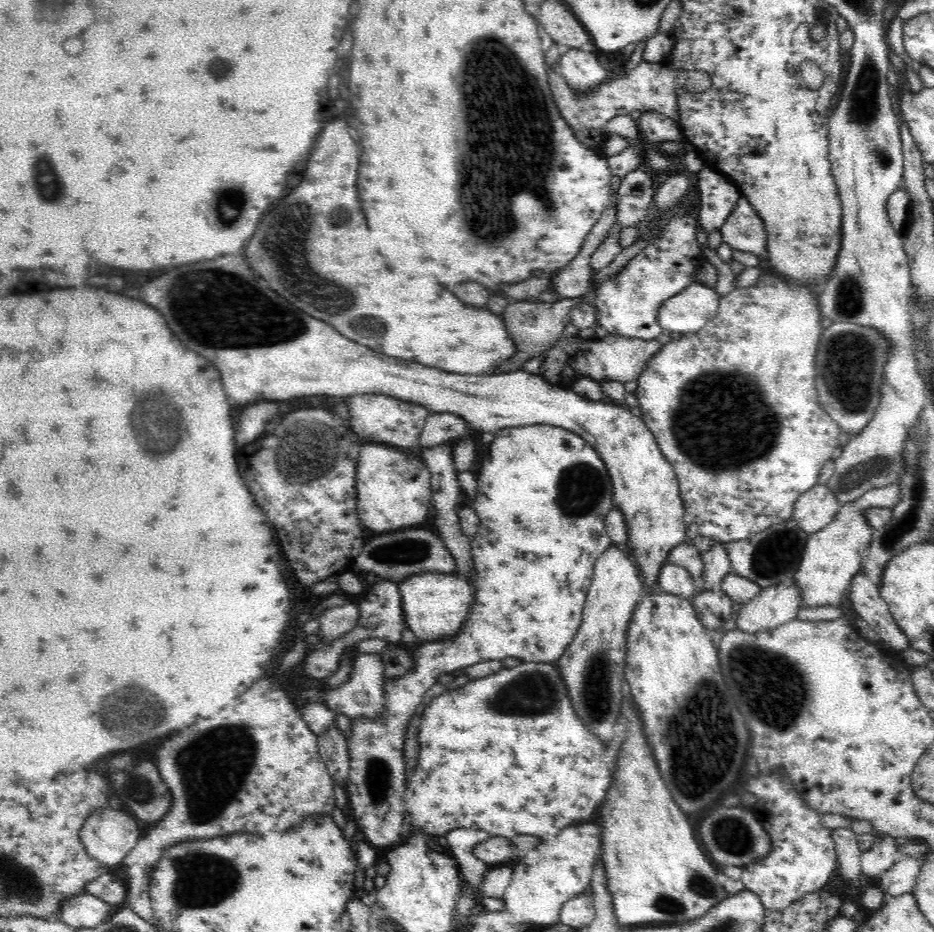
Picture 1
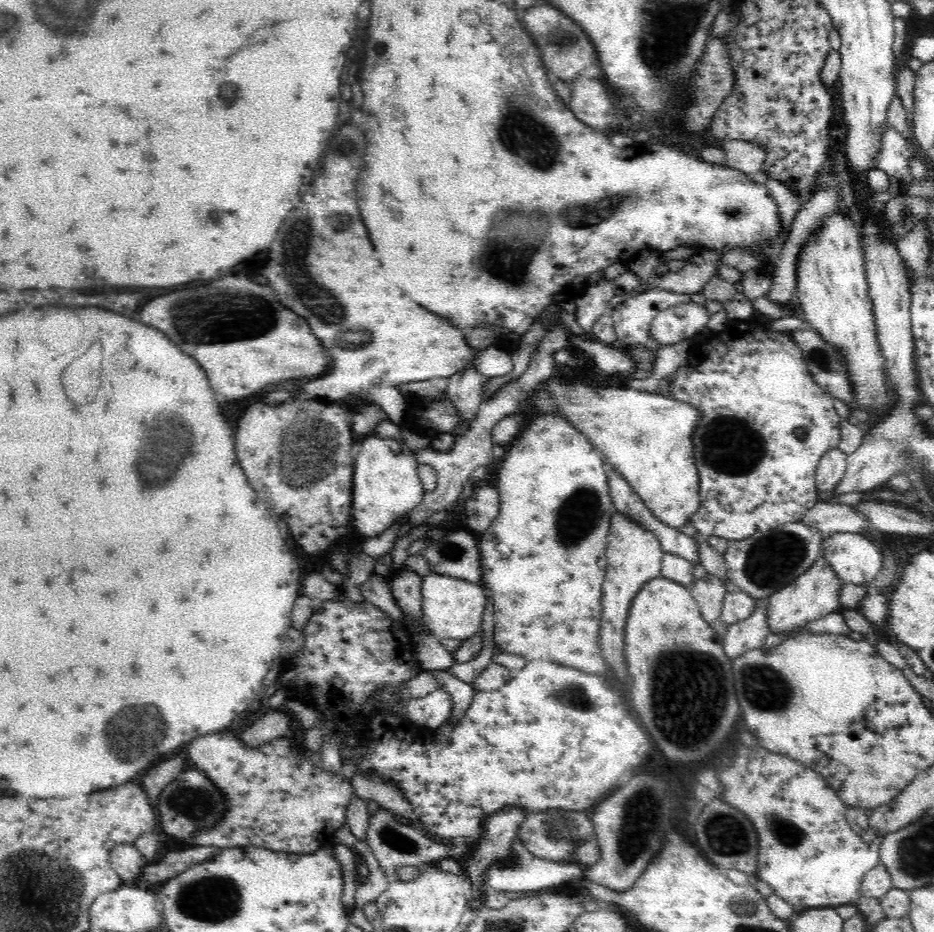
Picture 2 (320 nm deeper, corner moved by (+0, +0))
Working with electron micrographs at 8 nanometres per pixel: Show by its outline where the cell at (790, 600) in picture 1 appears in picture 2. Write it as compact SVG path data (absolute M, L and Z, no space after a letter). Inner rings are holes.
M758 599L752 616L734 624L730 624L722 636L723 649L728 658L734 660L749 650L763 646L769 633L765 606L767 599Z

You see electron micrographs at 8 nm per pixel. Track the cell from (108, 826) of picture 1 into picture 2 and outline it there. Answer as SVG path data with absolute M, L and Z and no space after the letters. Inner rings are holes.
M118 844L114 846L112 852L110 852L111 867L121 878L122 884L128 886L131 886L138 880L142 868L144 868L147 863L147 860L134 844Z

